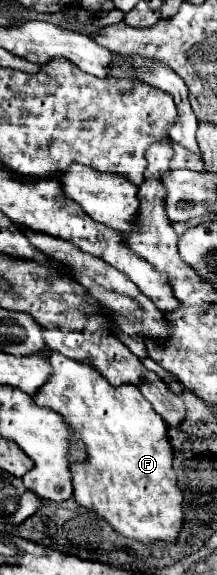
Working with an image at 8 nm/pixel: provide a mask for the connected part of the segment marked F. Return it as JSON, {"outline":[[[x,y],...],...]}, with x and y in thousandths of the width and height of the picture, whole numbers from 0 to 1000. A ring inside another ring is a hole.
{"outline":[[[240,612],[240,661],[147,696],[184,706],[212,706],[276,723],[295,723],[369,765],[396,772],[406,803],[396,807],[341,807],[332,810],[332,842],[341,842],[341,870],[406,887],[433,887],[452,897],[470,897],[553,932],[636,939],[636,943],[811,943],[820,929],[848,911],[848,859],[820,849],[820,831],[793,814],[793,790],[802,779],[765,755],[765,737],[737,727],[737,720],[700,710],[700,703],[654,689],[636,675],[608,671],[553,671],[516,675],[442,640],[415,640],[415,633],[323,626],[304,619],[276,619],[267,612]]]}

